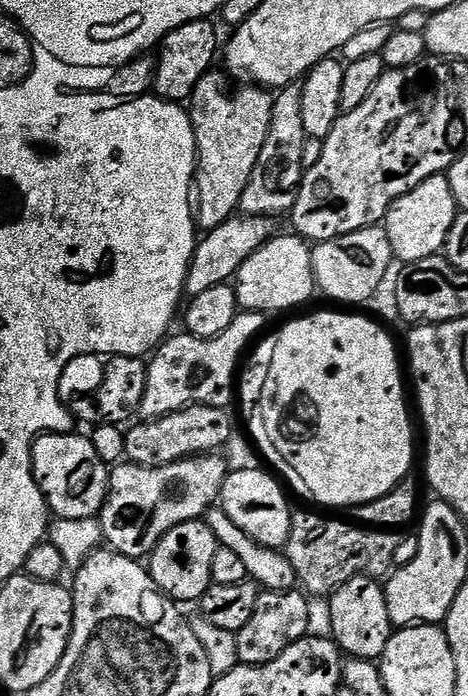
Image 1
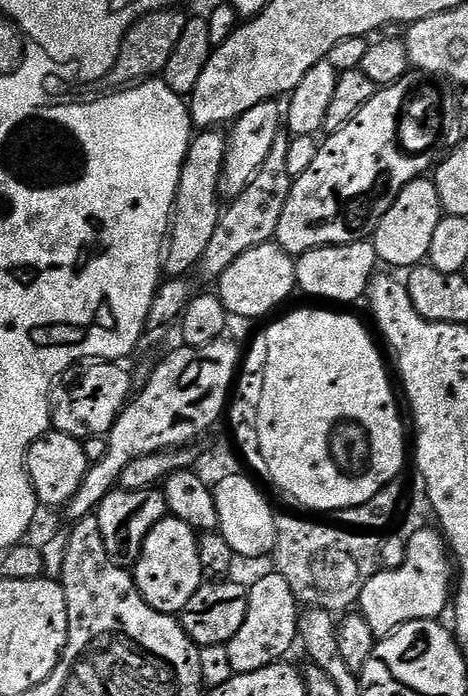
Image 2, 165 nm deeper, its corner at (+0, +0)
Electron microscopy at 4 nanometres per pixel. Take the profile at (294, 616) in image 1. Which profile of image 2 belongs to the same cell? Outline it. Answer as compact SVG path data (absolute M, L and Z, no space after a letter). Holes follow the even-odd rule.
M269 570L265 576L258 577L248 588L246 622L242 622L242 630L238 630L226 646L233 673L250 674L254 670L281 663L295 644L297 647L301 615L302 605L294 590L290 590L290 582L286 582L280 572Z

